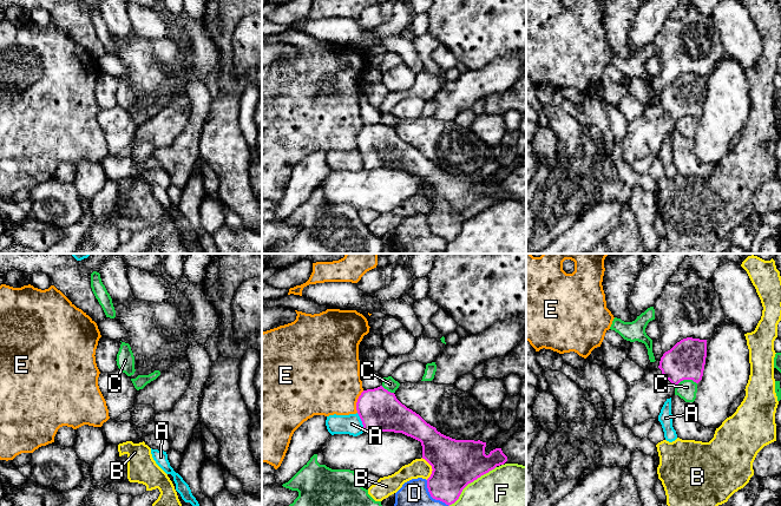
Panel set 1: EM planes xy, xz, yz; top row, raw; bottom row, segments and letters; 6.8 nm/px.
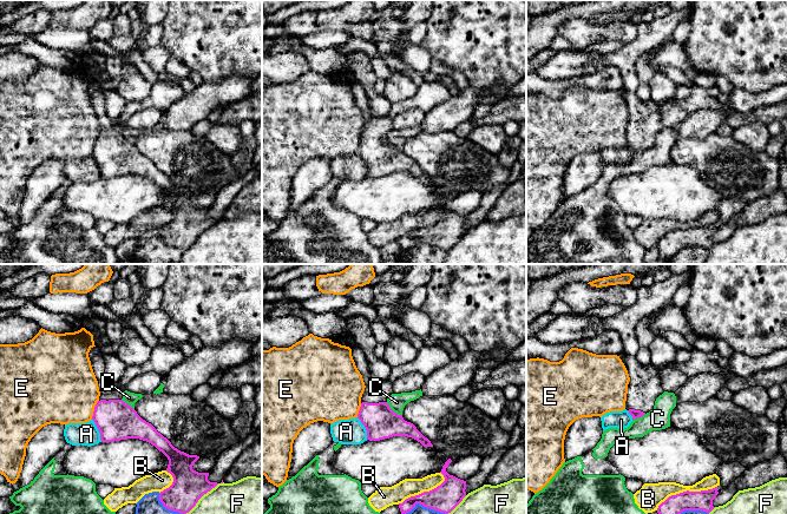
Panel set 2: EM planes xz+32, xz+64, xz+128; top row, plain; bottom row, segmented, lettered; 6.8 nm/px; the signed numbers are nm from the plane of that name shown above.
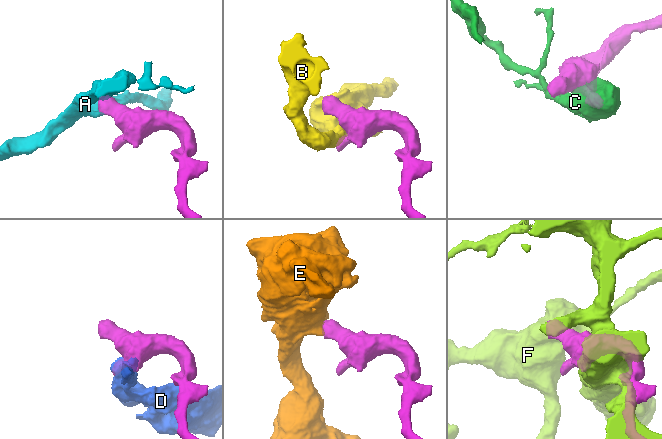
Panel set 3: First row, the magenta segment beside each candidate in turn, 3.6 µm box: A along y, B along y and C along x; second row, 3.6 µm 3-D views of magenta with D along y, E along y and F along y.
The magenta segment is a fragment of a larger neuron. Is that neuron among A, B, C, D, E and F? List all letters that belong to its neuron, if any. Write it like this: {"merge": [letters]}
{"merge": []}

